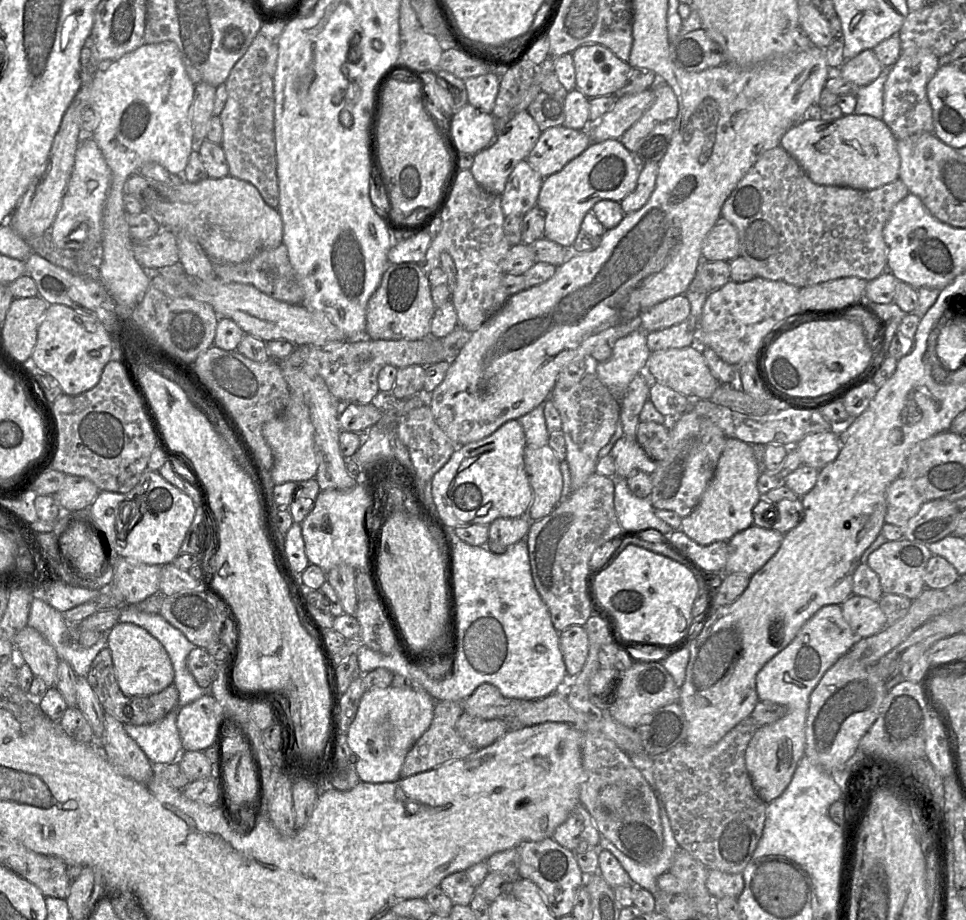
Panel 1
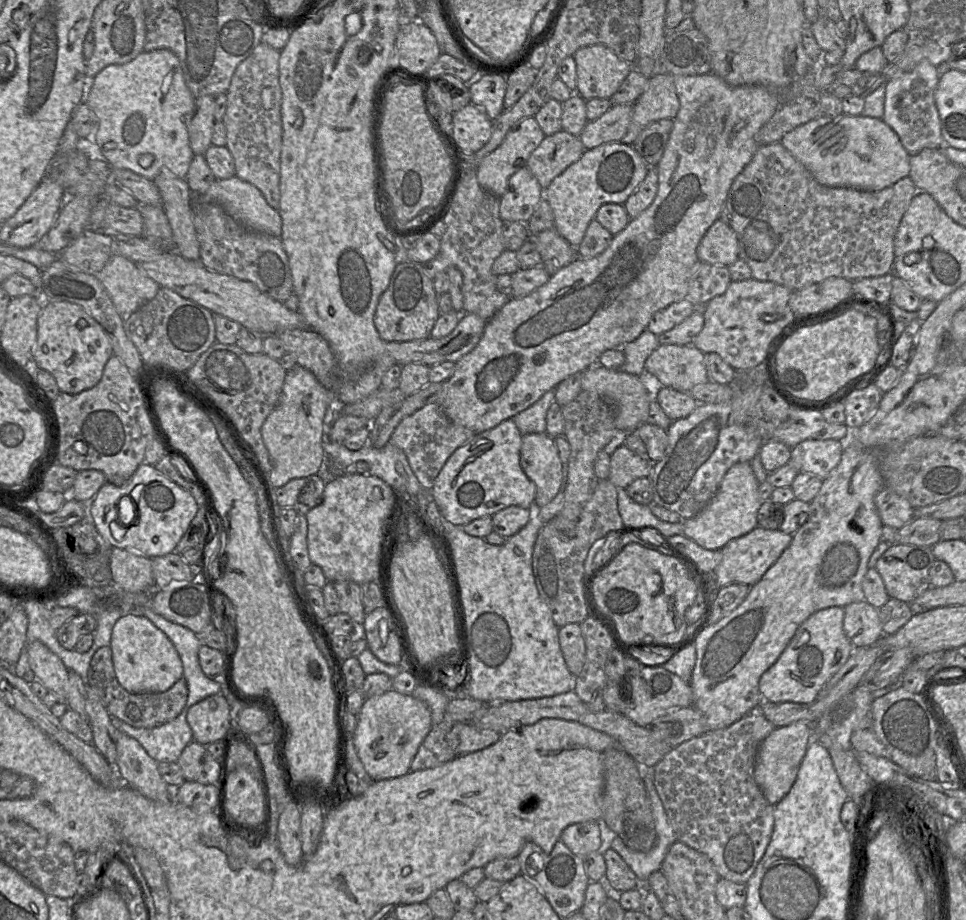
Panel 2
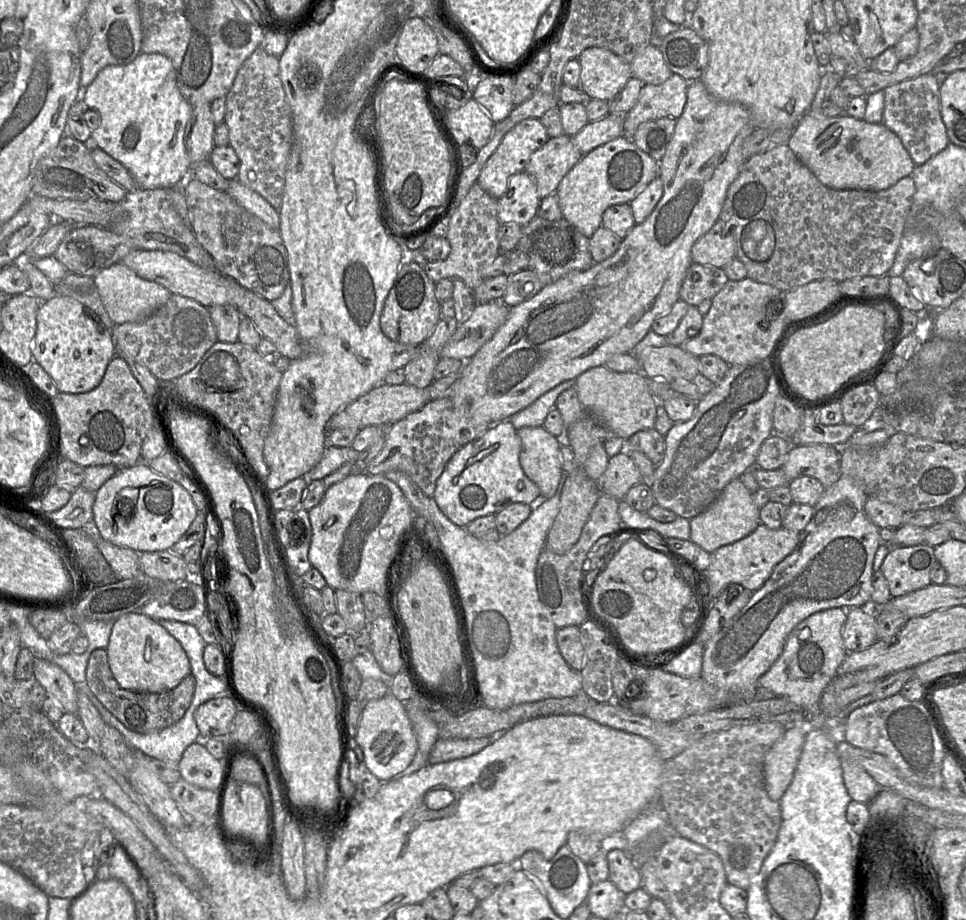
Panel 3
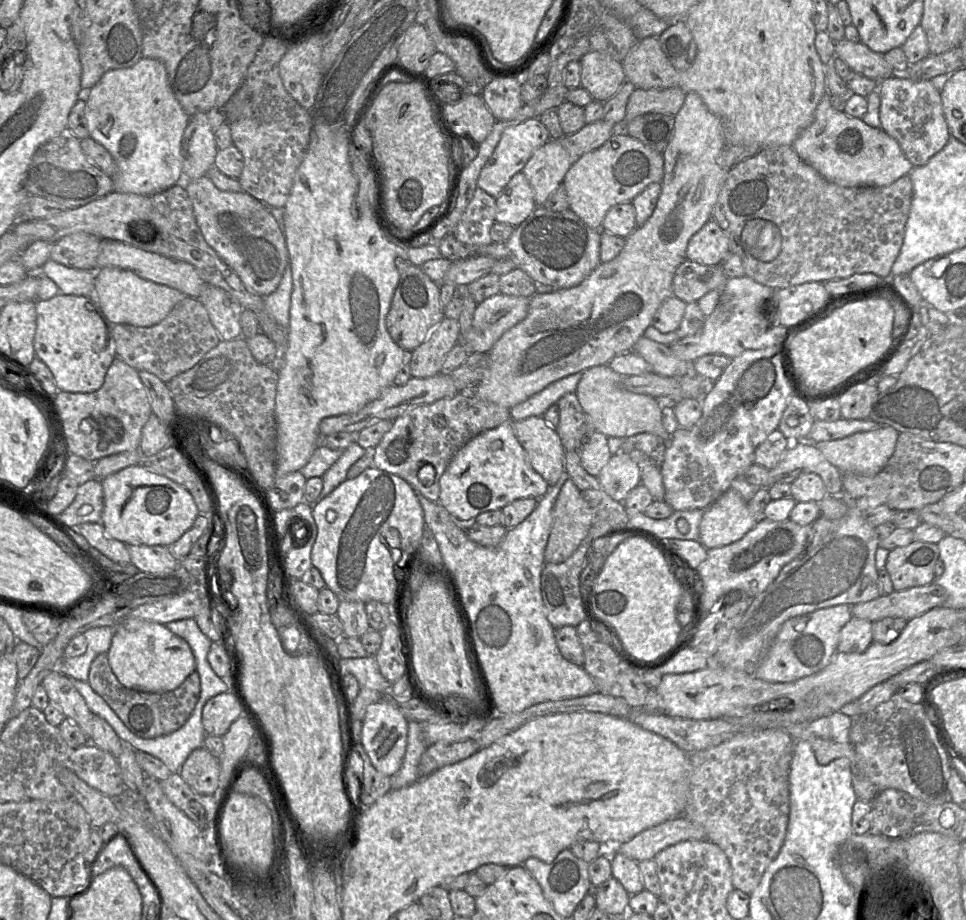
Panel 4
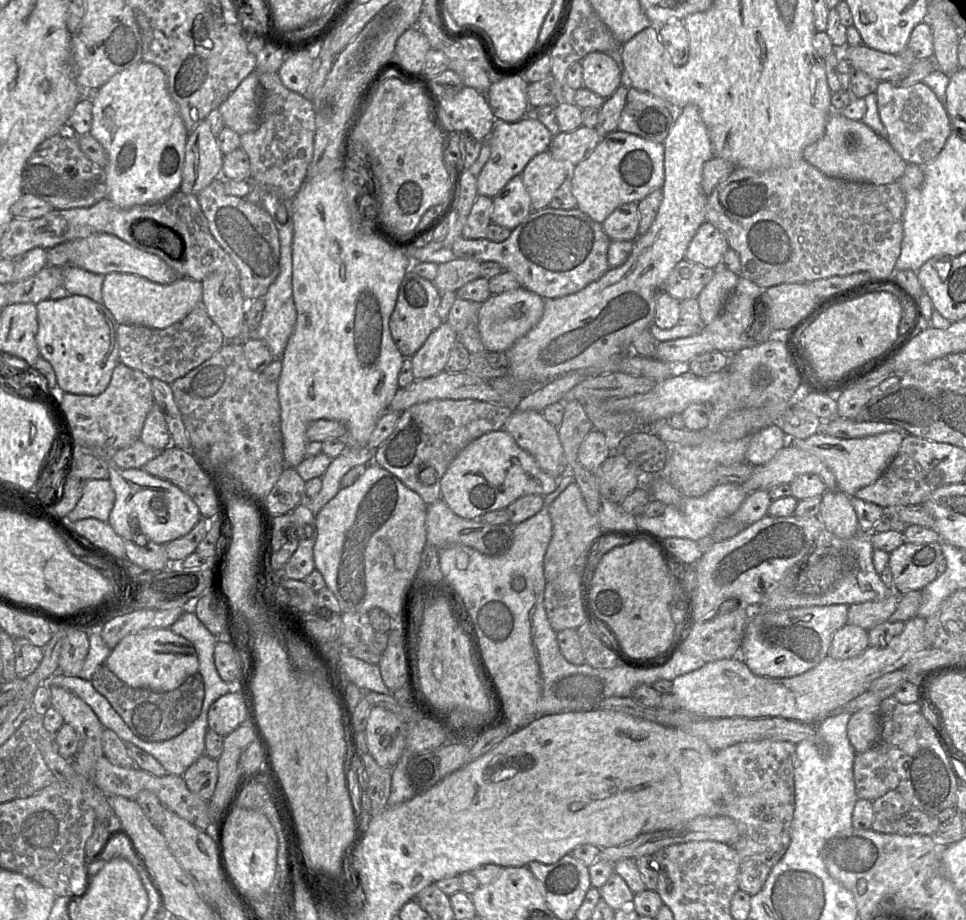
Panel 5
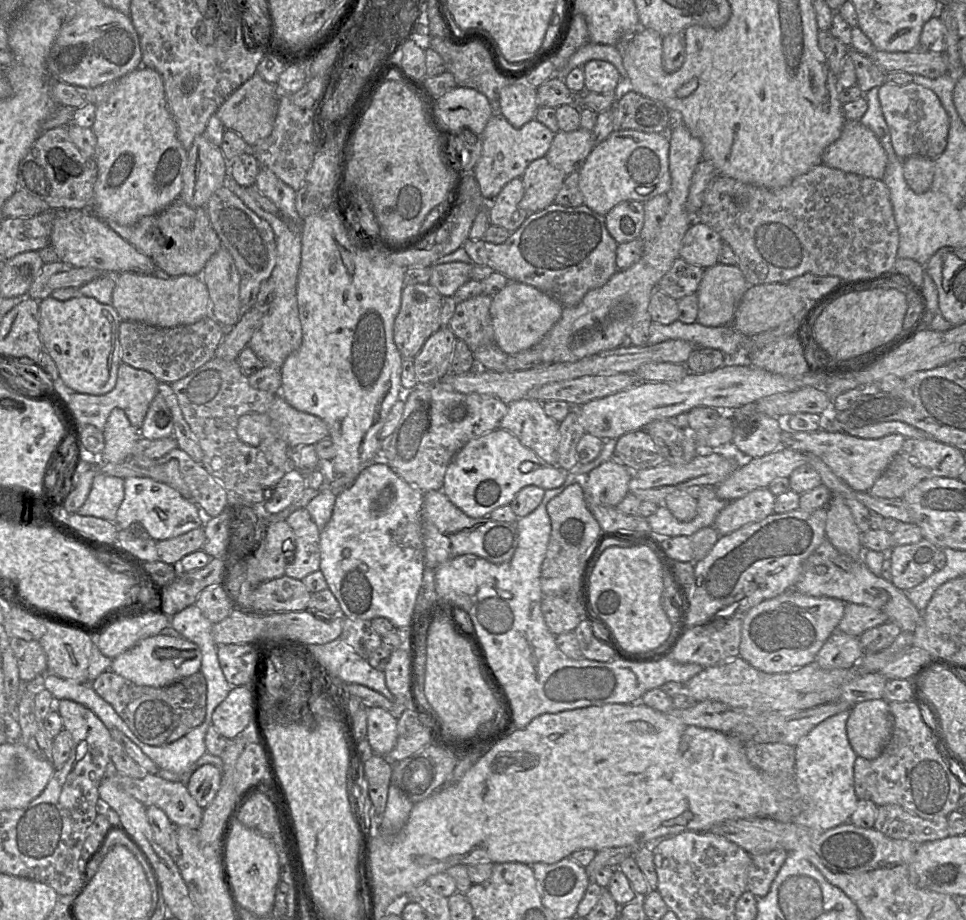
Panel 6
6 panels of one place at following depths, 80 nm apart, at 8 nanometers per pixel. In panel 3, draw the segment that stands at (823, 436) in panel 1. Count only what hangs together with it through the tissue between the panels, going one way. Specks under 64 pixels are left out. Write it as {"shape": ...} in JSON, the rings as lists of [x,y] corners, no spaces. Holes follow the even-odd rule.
{"shape":[[[826,444],[791,445],[781,469],[789,480],[812,476],[826,489],[841,477],[840,447]]]}

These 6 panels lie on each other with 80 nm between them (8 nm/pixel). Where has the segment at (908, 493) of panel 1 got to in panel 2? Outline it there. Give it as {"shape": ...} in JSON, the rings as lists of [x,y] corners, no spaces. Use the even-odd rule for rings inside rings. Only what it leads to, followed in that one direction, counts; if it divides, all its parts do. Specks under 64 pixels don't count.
{"shape":[[[883,487],[874,498],[883,525],[900,529],[914,518],[914,508],[908,500],[888,487]]]}

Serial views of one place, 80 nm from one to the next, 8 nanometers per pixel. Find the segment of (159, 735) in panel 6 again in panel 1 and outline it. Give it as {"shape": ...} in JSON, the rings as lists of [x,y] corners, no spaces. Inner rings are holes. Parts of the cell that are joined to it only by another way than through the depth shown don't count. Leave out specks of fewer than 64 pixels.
{"shape":[[[108,647],[100,651],[92,662],[87,680],[105,713],[113,716],[122,724],[141,726],[159,722],[176,707],[179,700],[179,692],[174,684],[159,693],[149,696],[125,695],[117,683],[112,655]]]}

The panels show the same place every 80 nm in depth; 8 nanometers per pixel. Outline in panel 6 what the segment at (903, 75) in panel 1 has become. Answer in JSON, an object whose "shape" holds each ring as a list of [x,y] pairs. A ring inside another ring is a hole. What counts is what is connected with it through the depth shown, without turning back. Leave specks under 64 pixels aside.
{"shape":[[[913,82],[906,85],[883,83],[879,87],[878,98],[893,149],[900,159],[911,156],[936,159],[944,152],[950,121],[938,96],[932,90]]]}

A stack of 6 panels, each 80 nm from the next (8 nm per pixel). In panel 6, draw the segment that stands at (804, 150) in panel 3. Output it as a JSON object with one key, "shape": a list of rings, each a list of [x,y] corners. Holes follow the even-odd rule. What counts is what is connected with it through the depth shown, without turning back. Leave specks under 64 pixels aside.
{"shape":[[[846,121],[840,137],[822,155],[822,164],[882,180],[888,158],[876,135],[860,121]]]}

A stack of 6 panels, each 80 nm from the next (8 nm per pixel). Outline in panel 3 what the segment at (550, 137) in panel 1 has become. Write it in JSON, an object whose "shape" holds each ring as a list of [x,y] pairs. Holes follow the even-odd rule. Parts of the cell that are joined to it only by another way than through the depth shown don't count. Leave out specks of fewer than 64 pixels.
{"shape":[[[565,134],[549,138],[537,149],[530,156],[525,171],[534,180],[539,197],[542,199],[555,193],[563,177],[582,157],[572,138]]]}

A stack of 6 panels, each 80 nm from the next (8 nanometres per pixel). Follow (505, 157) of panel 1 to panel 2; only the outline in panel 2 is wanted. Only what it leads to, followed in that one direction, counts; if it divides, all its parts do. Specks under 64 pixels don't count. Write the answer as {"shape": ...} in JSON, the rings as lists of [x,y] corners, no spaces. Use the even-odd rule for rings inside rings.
{"shape":[[[528,117],[514,124],[505,135],[502,143],[490,154],[481,159],[476,167],[479,184],[487,191],[501,197],[508,186],[508,179],[519,168],[526,166],[530,154],[545,138],[543,131],[534,117]]]}

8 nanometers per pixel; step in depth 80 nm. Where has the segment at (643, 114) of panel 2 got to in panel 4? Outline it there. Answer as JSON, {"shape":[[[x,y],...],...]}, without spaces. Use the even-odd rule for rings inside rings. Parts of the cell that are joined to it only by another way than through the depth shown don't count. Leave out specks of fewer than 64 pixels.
{"shape":[[[636,88],[630,95],[625,113],[625,121],[637,116],[656,113],[675,116],[682,107],[686,94],[679,88]]]}

